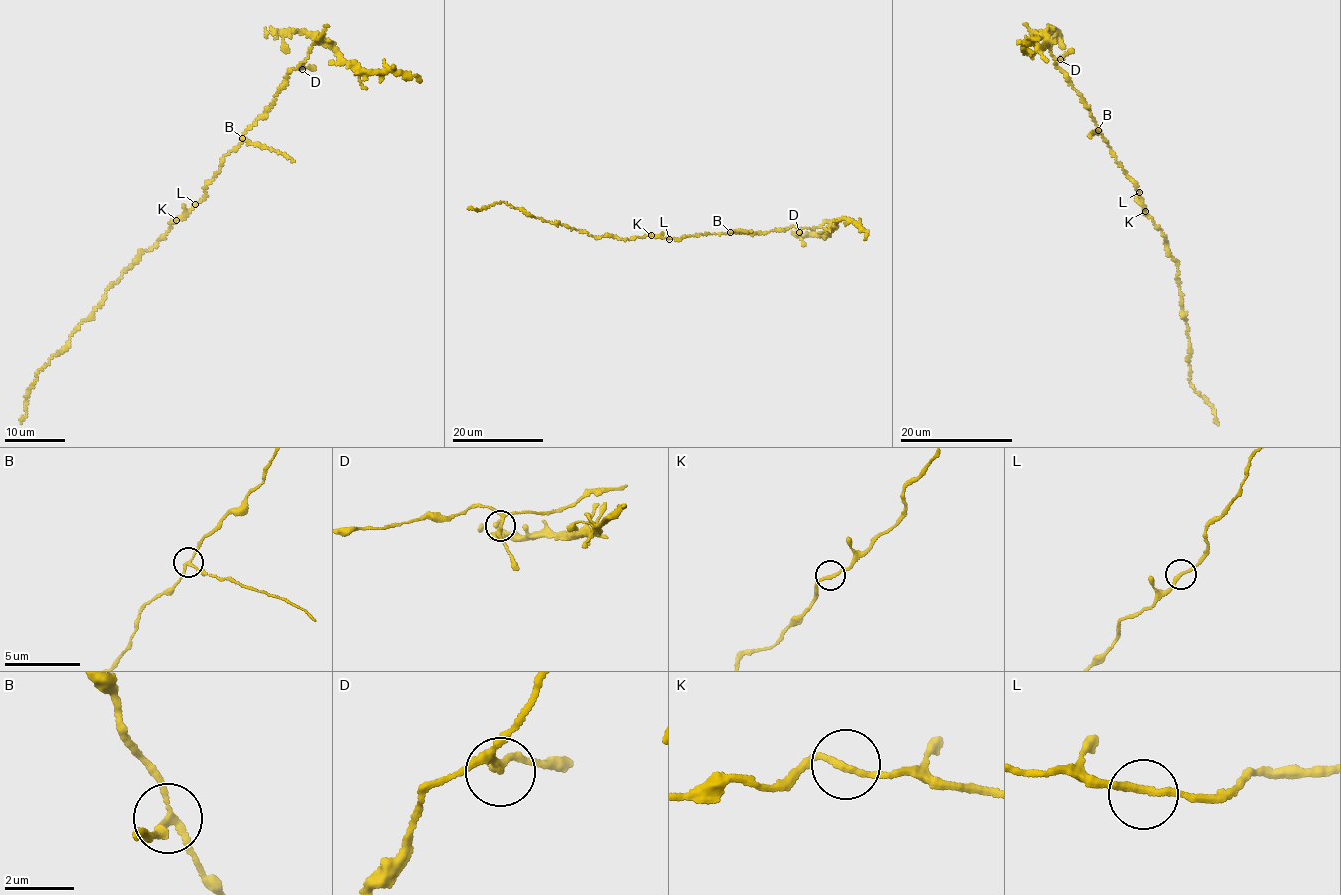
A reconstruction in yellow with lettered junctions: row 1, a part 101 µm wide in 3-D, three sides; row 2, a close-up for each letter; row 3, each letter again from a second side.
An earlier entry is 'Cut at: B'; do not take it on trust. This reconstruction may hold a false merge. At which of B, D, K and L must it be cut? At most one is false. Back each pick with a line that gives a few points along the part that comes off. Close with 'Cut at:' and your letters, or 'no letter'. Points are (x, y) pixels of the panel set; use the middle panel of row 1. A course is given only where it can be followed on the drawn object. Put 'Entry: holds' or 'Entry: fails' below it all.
B: Course of the part to remove: (730, 232), (751, 231)
Cut at: B
Entry: holds

